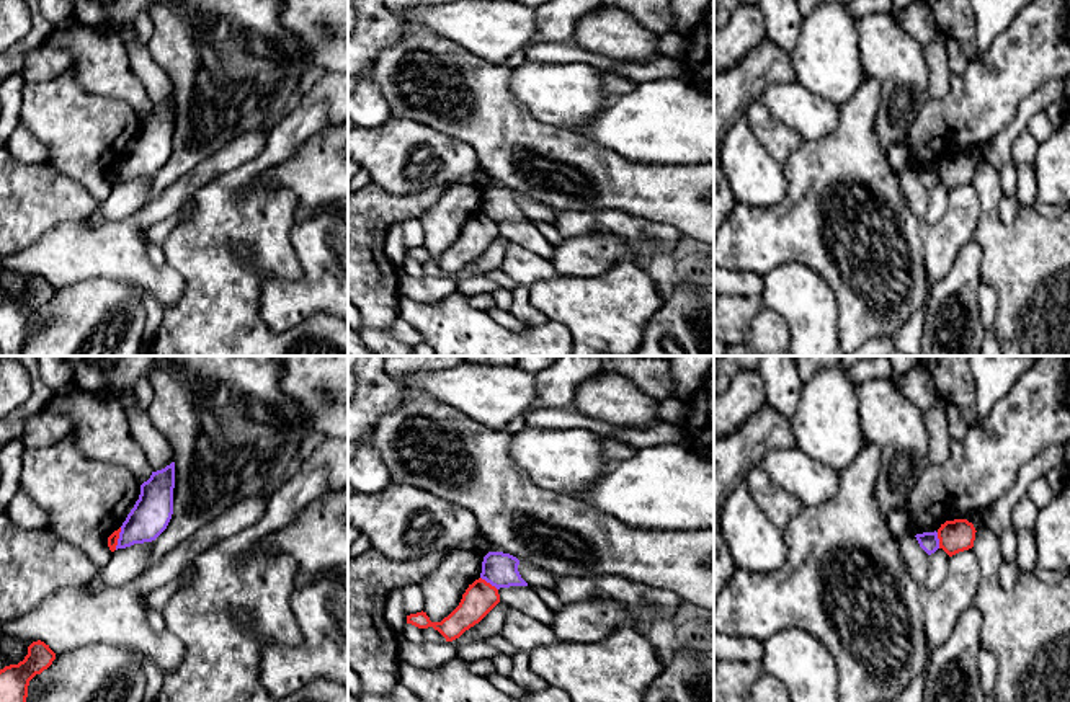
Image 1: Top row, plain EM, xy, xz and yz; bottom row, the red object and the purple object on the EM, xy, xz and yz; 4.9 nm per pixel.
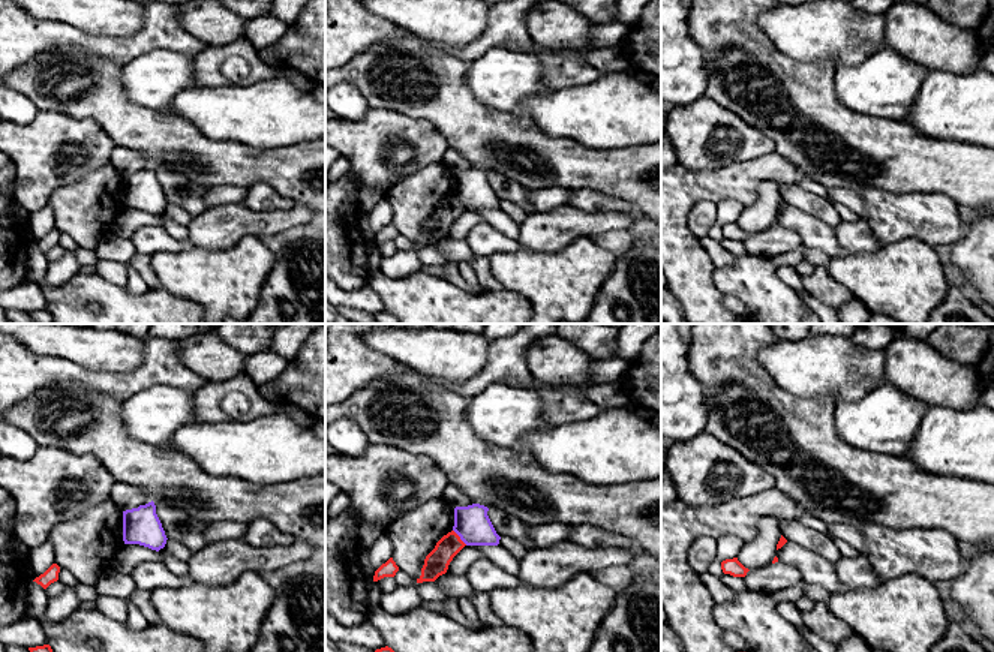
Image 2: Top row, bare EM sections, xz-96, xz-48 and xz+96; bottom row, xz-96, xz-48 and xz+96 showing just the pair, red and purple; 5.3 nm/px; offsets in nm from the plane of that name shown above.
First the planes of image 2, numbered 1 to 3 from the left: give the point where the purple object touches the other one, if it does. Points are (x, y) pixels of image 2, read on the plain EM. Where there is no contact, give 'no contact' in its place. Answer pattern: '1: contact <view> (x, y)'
1: no contact
2: contact xz-48 (459, 201)
3: no contact

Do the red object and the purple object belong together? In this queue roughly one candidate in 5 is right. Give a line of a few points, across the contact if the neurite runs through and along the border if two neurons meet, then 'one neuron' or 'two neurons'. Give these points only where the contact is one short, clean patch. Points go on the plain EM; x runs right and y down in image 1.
xy (121, 162), (115, 183) | two neurons

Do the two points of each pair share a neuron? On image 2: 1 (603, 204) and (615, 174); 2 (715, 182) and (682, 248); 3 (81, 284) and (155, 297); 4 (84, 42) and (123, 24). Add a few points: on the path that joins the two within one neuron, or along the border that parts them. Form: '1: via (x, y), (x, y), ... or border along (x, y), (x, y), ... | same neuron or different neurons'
1: border along (573, 191), (595, 189), (622, 198), (633, 209) | different neurons
2: via (696, 191), (679, 207), (679, 228) | same neuron
3: via (99, 291), (116, 303), (137, 303) | same neuron
4: border along (68, 23), (92, 35), (131, 36), (135, 33) | different neurons

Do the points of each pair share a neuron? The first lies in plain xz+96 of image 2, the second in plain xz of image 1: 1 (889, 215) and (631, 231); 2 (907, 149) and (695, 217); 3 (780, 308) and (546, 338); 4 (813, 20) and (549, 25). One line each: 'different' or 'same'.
1: same
2: same
3: same
4: different

